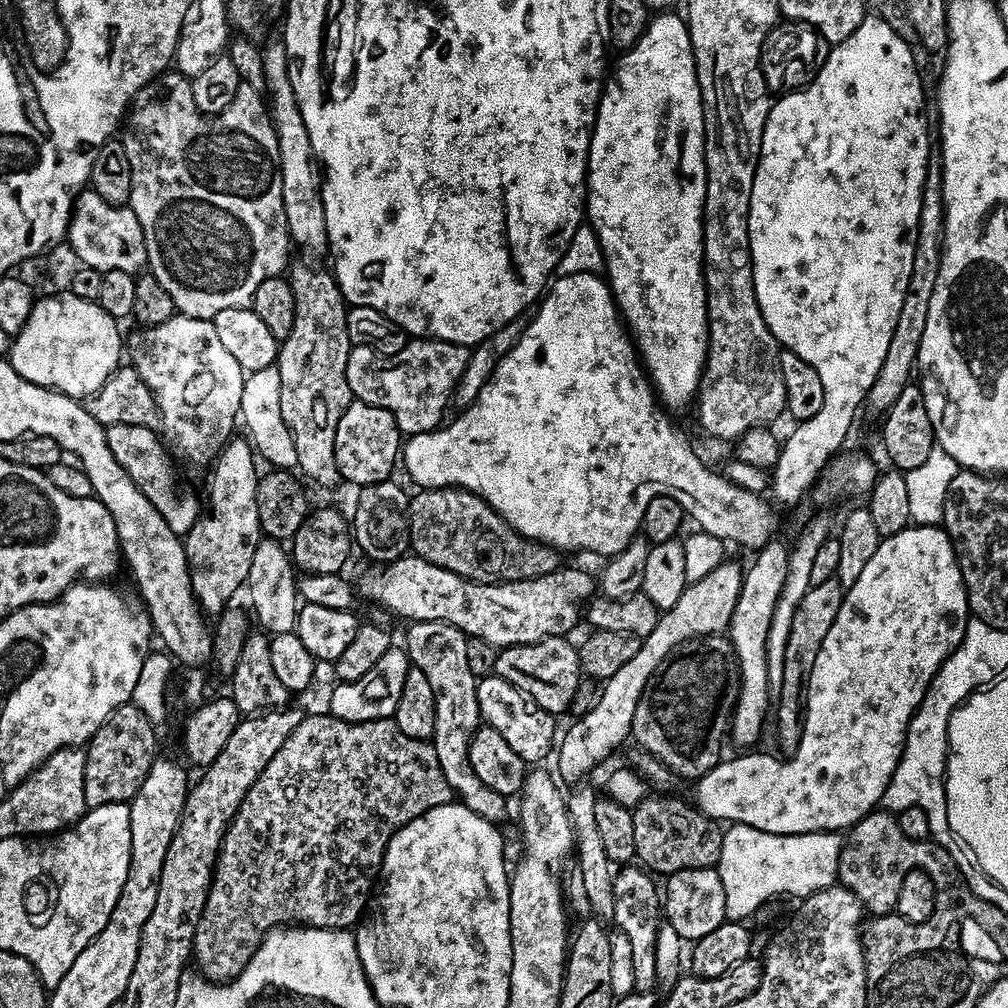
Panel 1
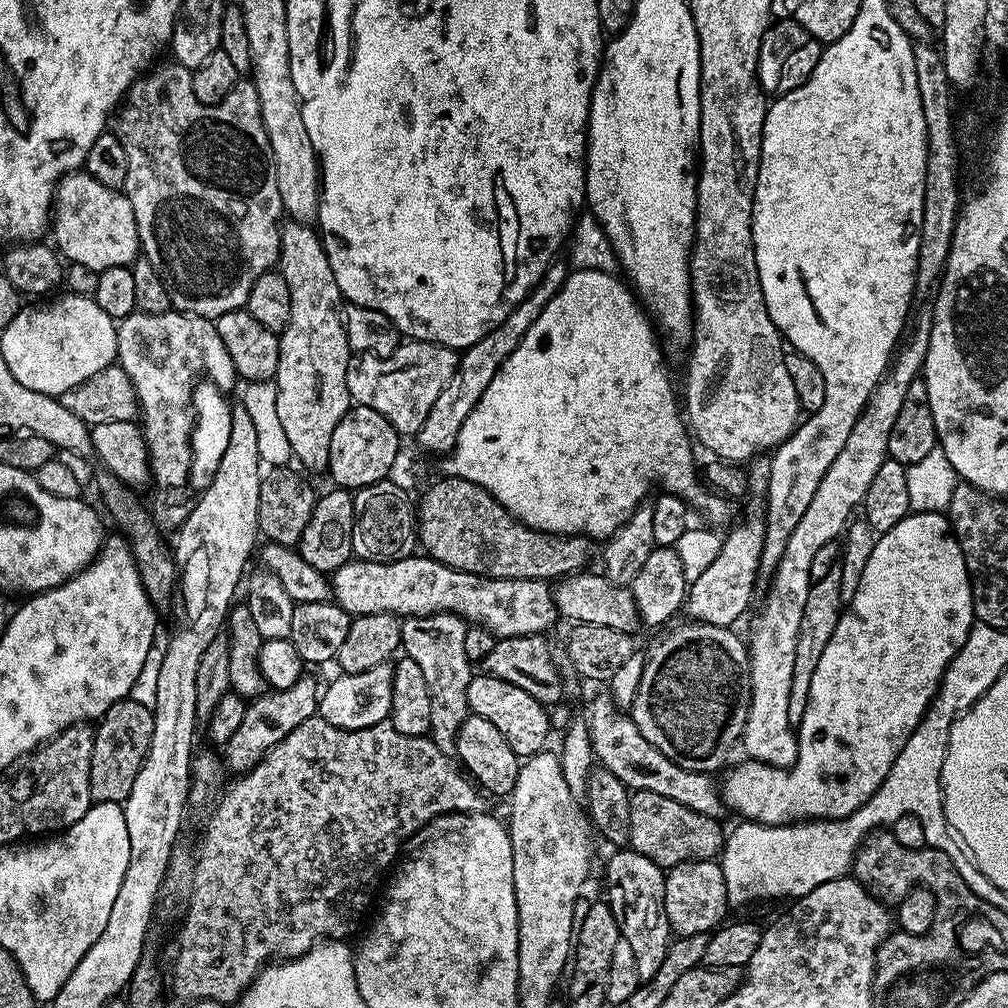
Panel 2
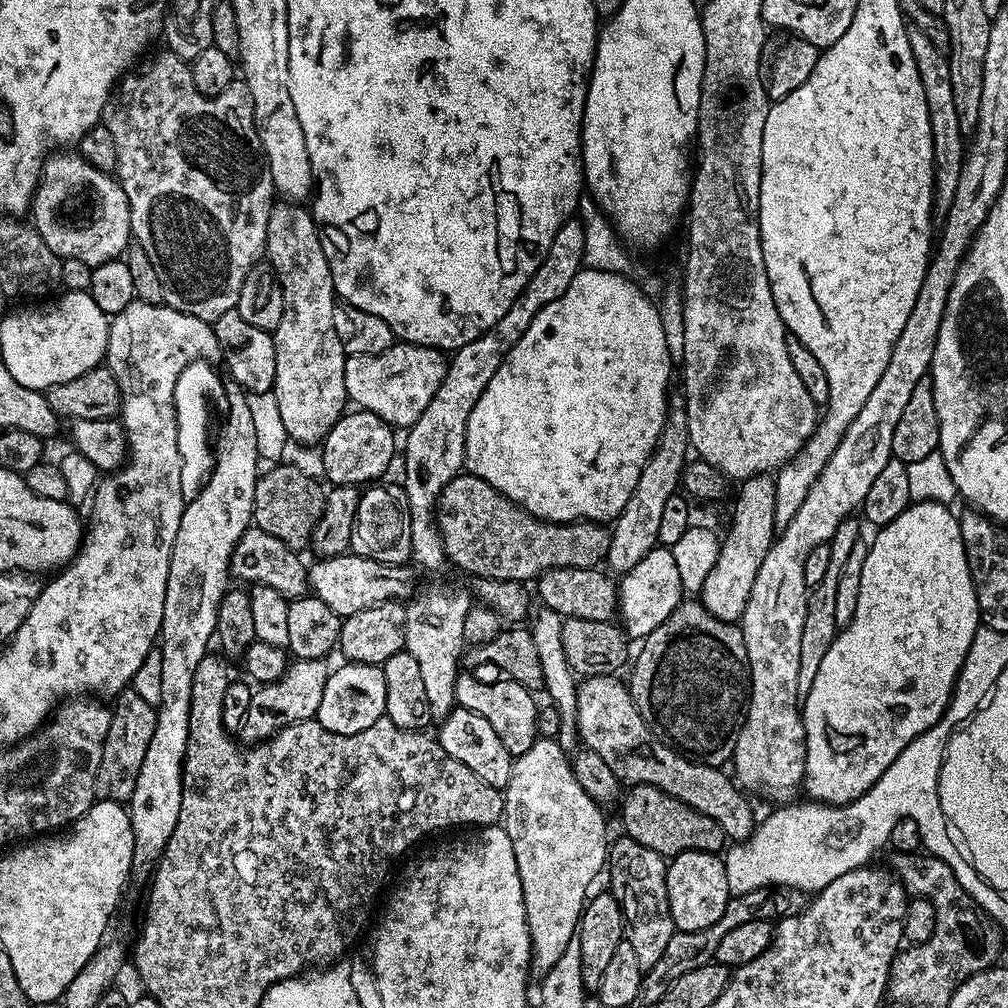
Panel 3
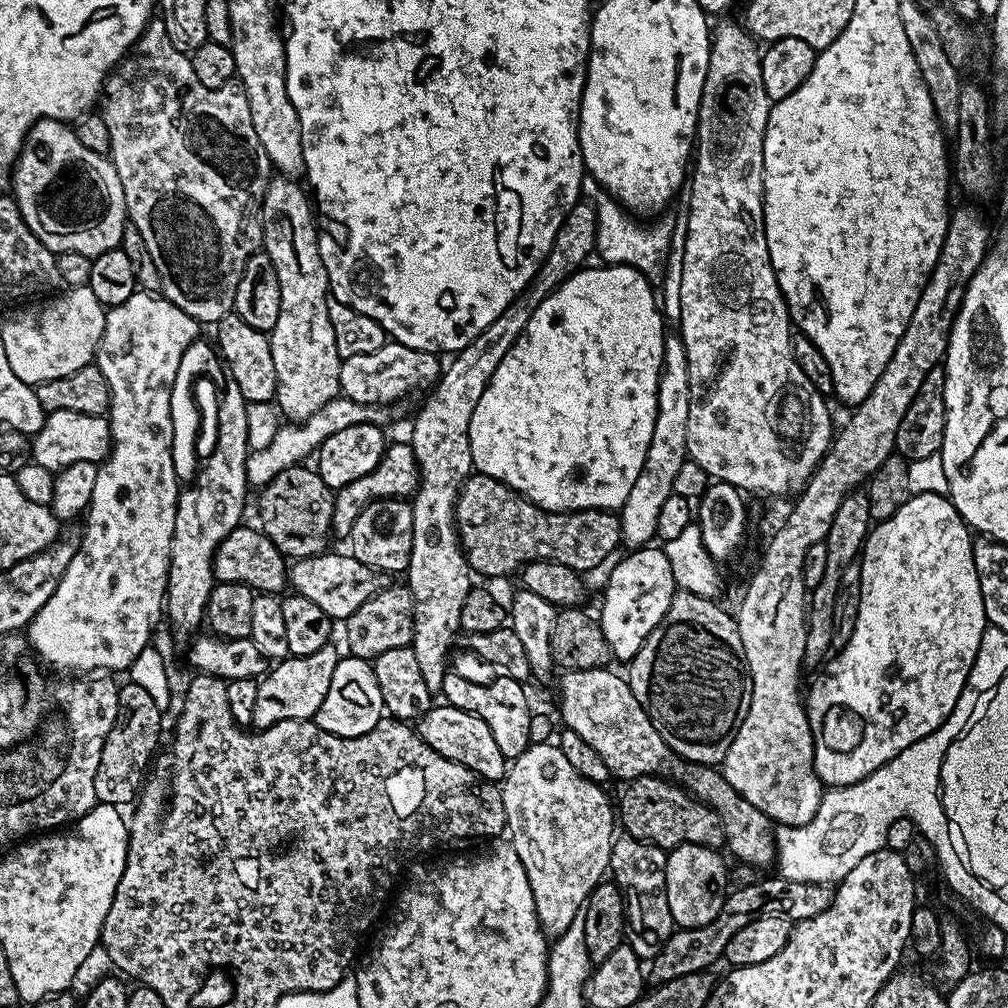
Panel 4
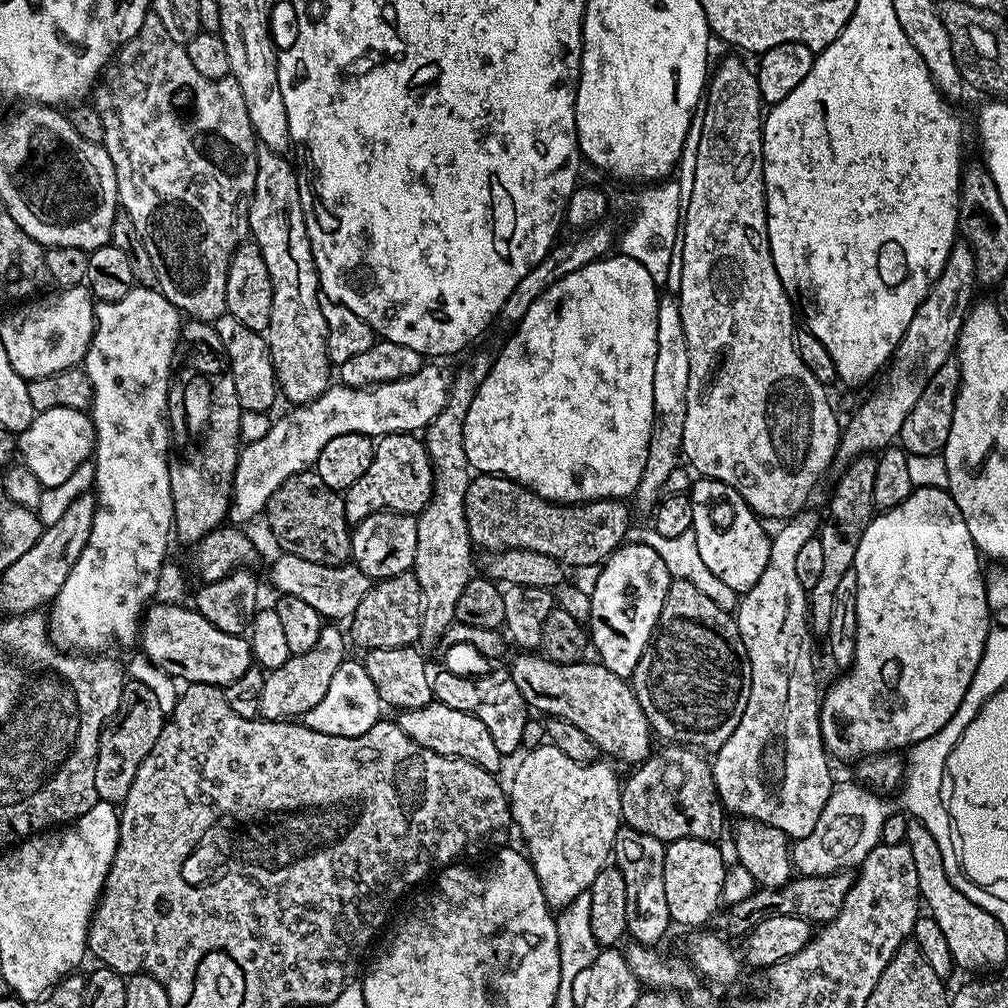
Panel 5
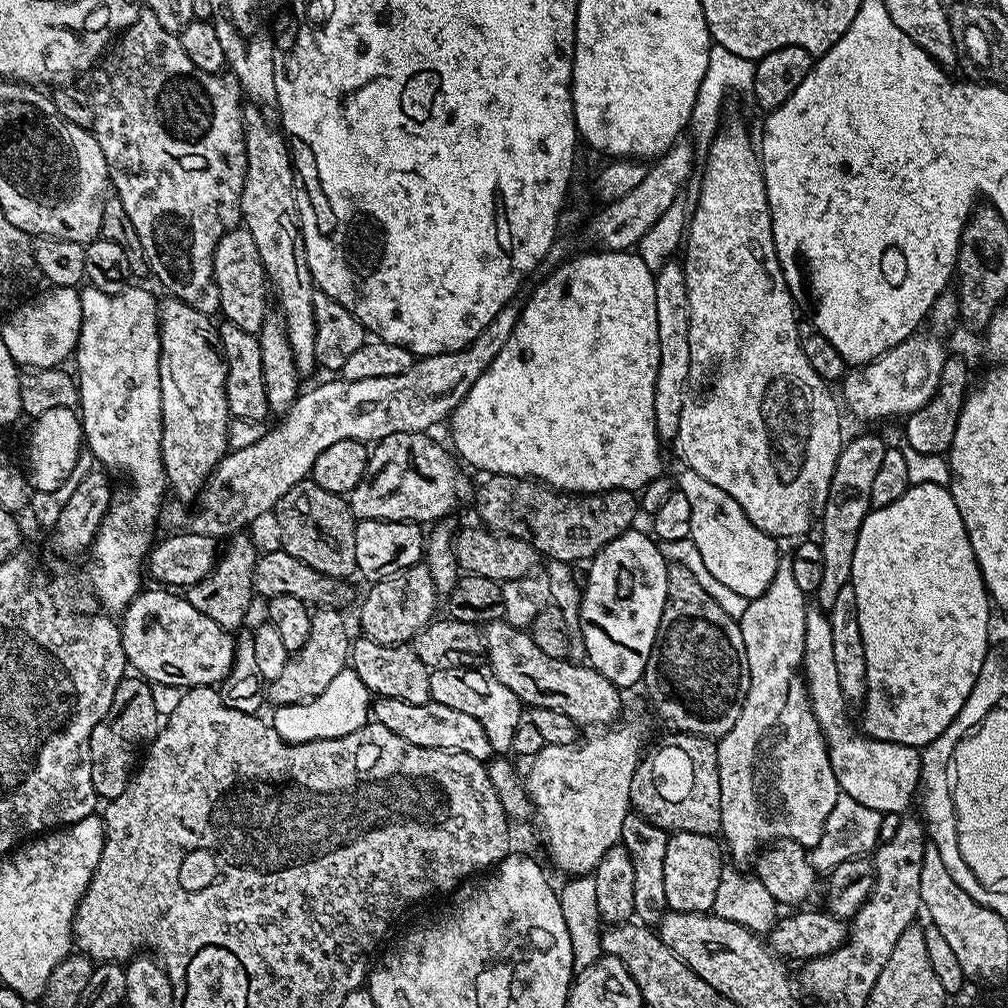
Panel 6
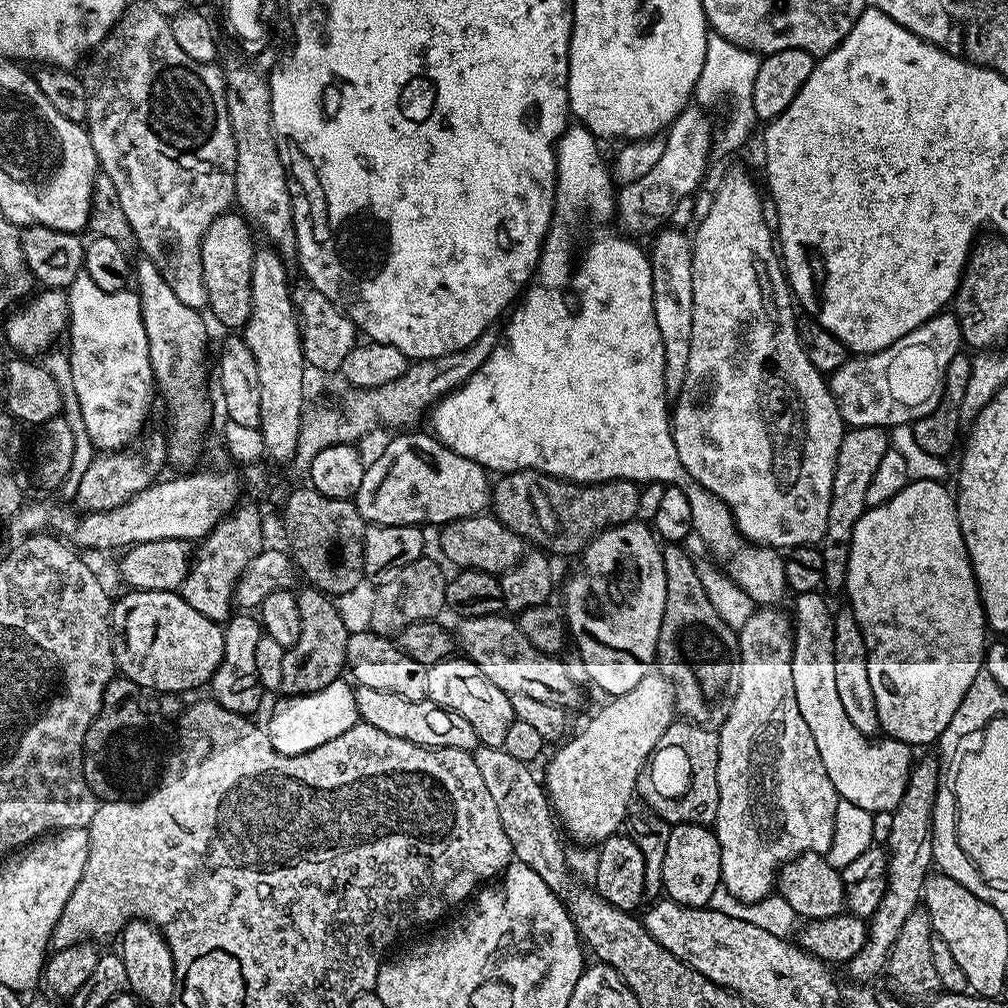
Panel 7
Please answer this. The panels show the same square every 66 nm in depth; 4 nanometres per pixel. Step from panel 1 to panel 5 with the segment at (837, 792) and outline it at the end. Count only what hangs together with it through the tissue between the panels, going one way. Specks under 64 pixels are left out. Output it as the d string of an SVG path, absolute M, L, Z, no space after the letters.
M917 488L898 506L873 515L866 526L866 534L862 534L862 542L858 542L858 554L852 563L852 571L858 578L858 602L856 603L856 645L854 646L854 662L852 667L843 673L844 676L829 692L823 693L820 701L820 729L824 735L824 746L833 757L840 760L859 761L881 753L895 753L907 750L912 745L938 734L950 718L954 718L954 710L962 706L962 698L970 686L970 678L974 678L974 670L978 670L978 662L982 658L982 650L986 646L986 638L990 631L990 617L986 590L984 589L984 572L980 568L981 553L976 551L974 538L970 538L970 530L966 526L966 518L962 518L962 510L954 502L951 494L942 488Z

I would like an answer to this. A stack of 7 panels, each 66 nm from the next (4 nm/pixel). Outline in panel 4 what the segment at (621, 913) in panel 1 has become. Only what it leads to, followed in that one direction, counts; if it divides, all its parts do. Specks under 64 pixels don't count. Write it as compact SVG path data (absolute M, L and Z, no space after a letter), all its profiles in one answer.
M620 834L612 841L610 854L611 879L624 893L626 913L626 942L640 956L641 961L650 962L666 946L666 938L674 931L670 902L666 902L666 862L668 852L657 844Z

